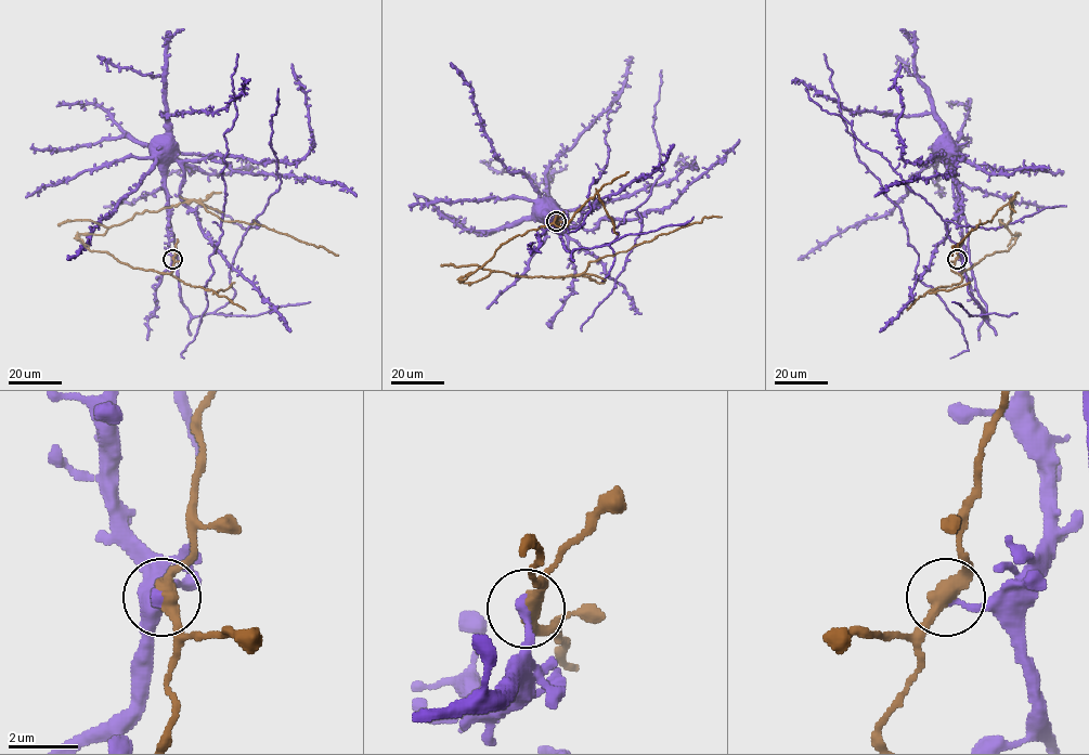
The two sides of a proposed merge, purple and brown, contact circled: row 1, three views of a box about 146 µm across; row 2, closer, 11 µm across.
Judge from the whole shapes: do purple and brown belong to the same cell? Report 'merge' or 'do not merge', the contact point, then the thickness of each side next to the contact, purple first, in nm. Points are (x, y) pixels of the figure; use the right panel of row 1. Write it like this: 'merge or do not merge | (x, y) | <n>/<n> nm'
do not merge | (957, 259) | 320/400 nm

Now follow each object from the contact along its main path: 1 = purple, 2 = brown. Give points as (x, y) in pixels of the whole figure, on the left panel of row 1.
1: (172, 258), (169, 250), (166, 177), (153, 154), (153, 145)
2: (172, 258), (170, 273), (132, 268), (79, 235), (195, 200), (223, 221), (338, 255)

